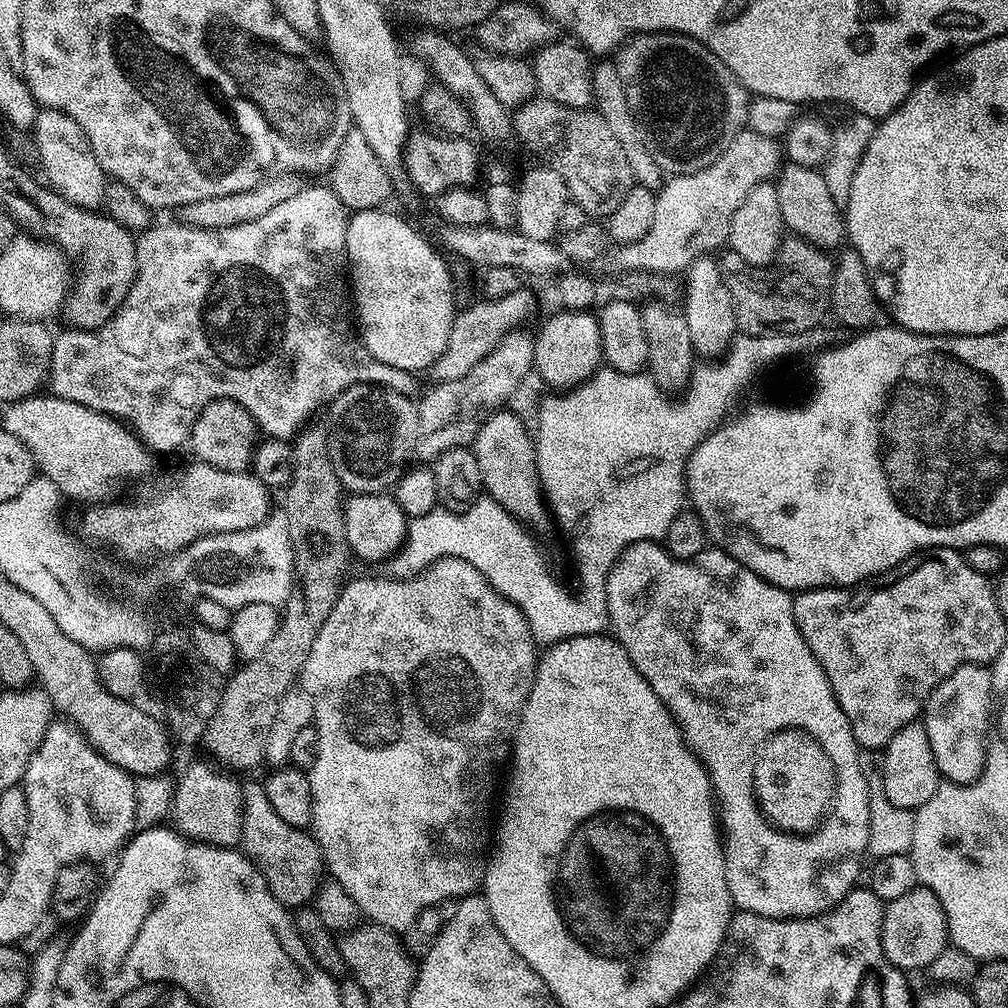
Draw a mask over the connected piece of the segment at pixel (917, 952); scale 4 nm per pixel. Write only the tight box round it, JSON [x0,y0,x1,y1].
[882,886,949,970]

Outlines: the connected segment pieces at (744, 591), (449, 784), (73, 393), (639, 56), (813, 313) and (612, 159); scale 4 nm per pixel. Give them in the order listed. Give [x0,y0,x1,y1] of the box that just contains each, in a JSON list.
[[606,540,870,920],[298,556,538,934],[50,186,417,454],[614,32,750,176],[719,243,833,335],[558,110,634,218]]

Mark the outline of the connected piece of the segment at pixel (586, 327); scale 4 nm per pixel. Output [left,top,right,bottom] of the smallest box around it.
[534,310,602,390]

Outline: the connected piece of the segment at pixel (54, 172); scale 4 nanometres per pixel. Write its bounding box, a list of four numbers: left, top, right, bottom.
[30,108,106,209]

